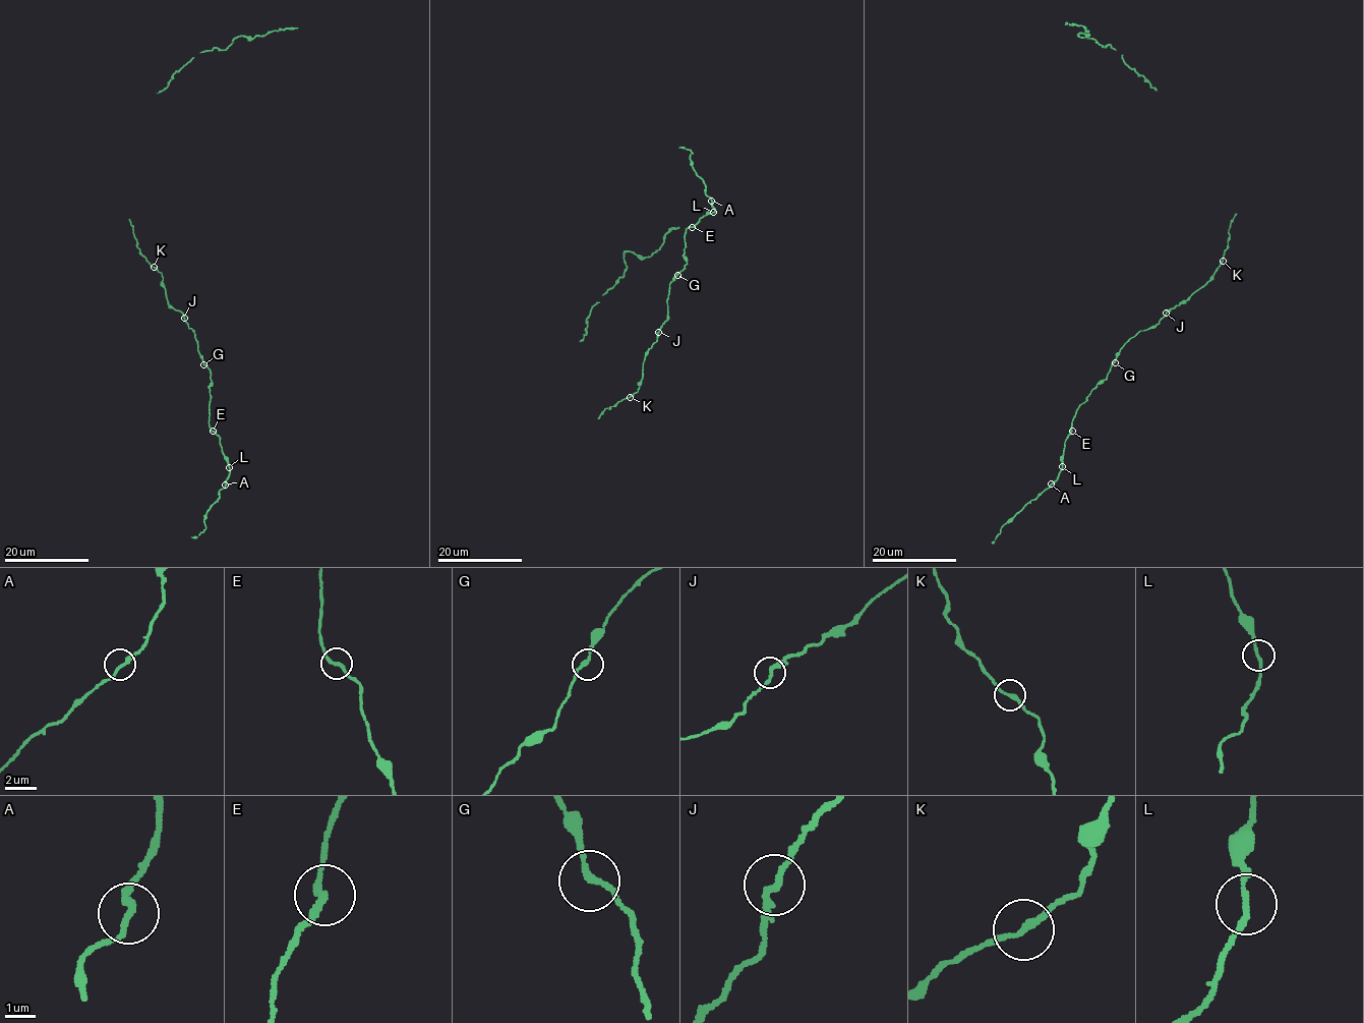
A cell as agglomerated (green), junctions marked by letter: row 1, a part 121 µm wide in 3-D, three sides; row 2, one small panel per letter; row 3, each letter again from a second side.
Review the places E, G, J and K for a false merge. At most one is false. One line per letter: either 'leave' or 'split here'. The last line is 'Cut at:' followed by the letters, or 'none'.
E: leave
G: leave
J: leave
K: leave
Cut at: none

